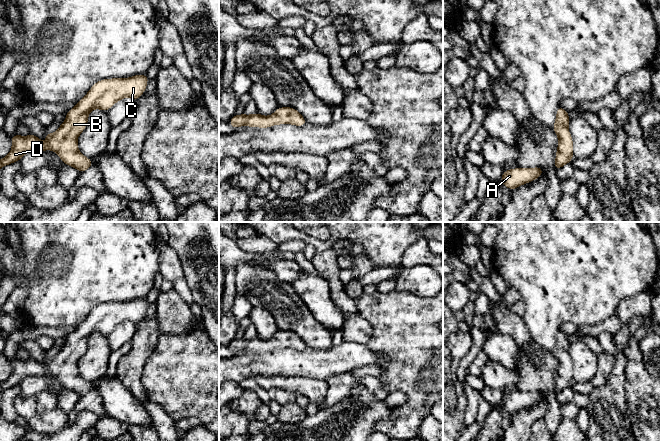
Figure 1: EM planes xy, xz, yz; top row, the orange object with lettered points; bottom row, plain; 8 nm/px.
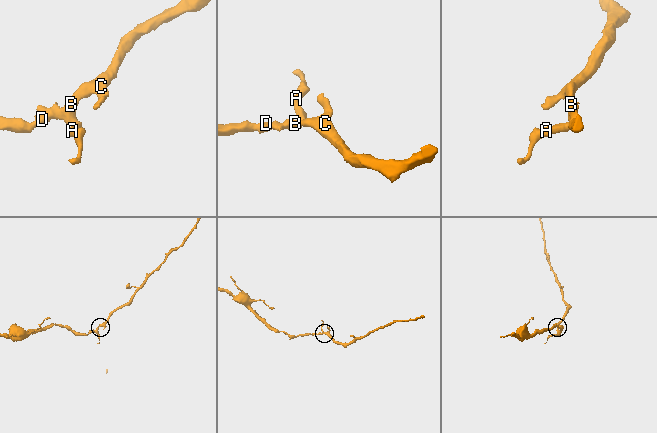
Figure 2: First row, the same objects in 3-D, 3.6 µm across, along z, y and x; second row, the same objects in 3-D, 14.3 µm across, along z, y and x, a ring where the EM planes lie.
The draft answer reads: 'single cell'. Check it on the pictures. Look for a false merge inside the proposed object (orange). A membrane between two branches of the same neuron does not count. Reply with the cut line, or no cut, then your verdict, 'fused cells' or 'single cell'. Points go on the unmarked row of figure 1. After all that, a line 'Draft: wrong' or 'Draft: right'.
no cut; single cell
Draft: right

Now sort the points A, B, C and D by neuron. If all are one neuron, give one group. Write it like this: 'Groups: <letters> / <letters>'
Groups: A B C D

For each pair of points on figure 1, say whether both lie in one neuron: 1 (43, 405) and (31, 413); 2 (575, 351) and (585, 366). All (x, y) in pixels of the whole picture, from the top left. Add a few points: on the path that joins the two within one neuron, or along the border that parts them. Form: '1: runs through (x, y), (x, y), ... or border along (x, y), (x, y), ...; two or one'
1: border along (35, 395), (38, 411), (48, 412), (57, 408); two
2: runs through (579, 355), (585, 362); one

